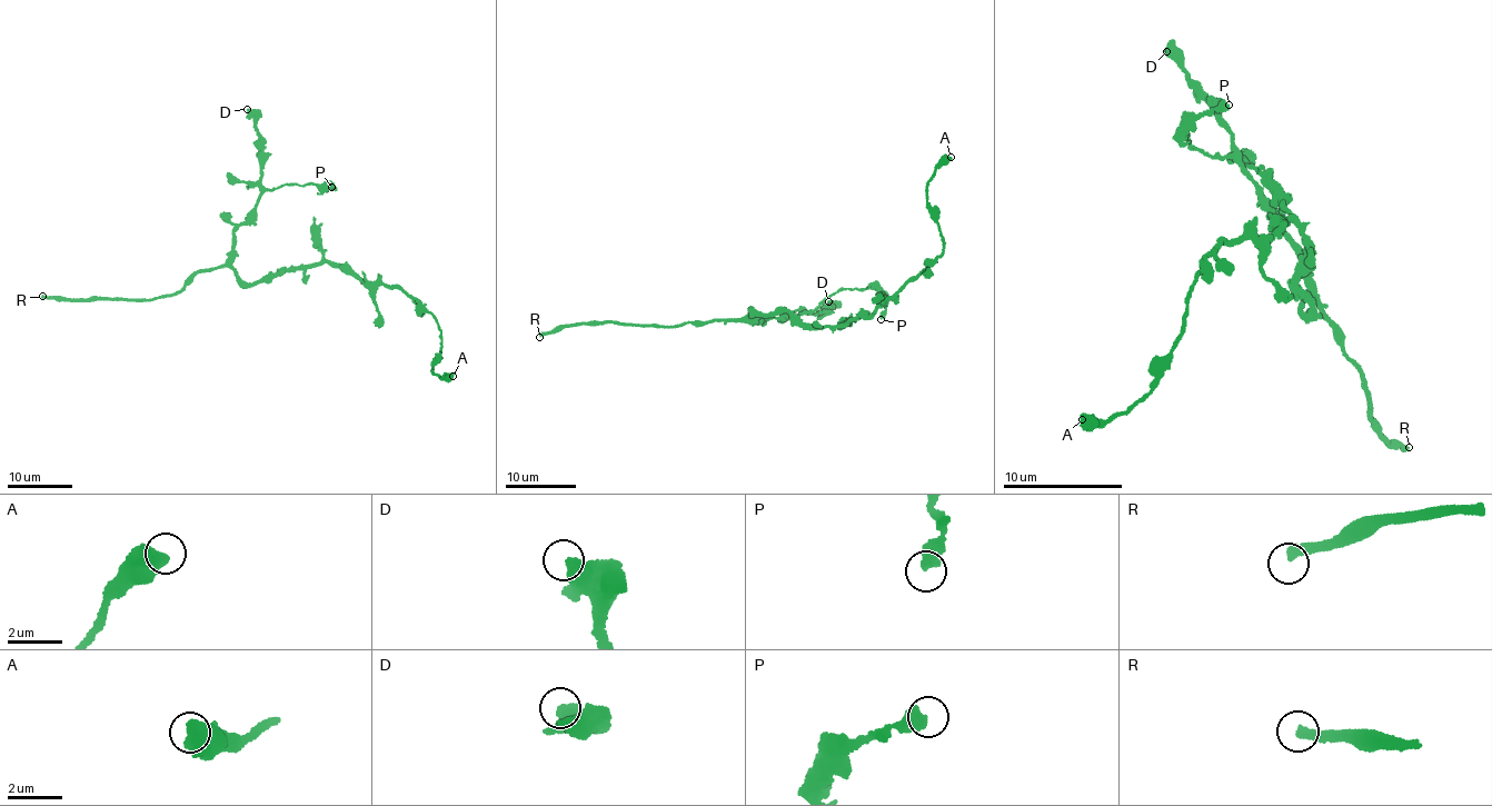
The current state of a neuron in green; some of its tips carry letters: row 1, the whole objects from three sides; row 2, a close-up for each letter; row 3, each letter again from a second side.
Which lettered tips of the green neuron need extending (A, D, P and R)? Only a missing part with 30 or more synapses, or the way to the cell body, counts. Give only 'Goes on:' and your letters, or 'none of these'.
Goes on: R

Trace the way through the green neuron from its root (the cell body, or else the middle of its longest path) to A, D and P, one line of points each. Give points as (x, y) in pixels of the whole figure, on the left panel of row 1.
A: (308, 267), (341, 262), (367, 282), (398, 285), (433, 315), (440, 331), (438, 360), (431, 371), (453, 376)
D: (308, 267), (249, 284), (239, 278), (232, 265), (232, 236), (260, 191), (258, 130), (247, 109)
P: (308, 267), (271, 279), (244, 282), (232, 265), (232, 236), (262, 191), (288, 183), (335, 189), (331, 187)

